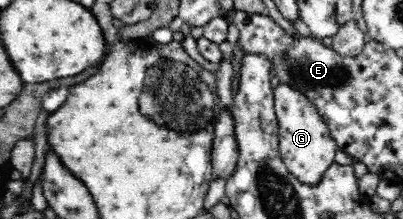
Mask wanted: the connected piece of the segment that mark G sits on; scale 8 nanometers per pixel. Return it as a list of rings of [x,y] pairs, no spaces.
[[[278,84],[273,90],[273,97],[279,126],[279,150],[284,164],[300,183],[310,186],[320,183],[324,172],[334,164],[334,155],[339,149],[330,135],[328,125],[322,120],[314,103],[289,84]]]

